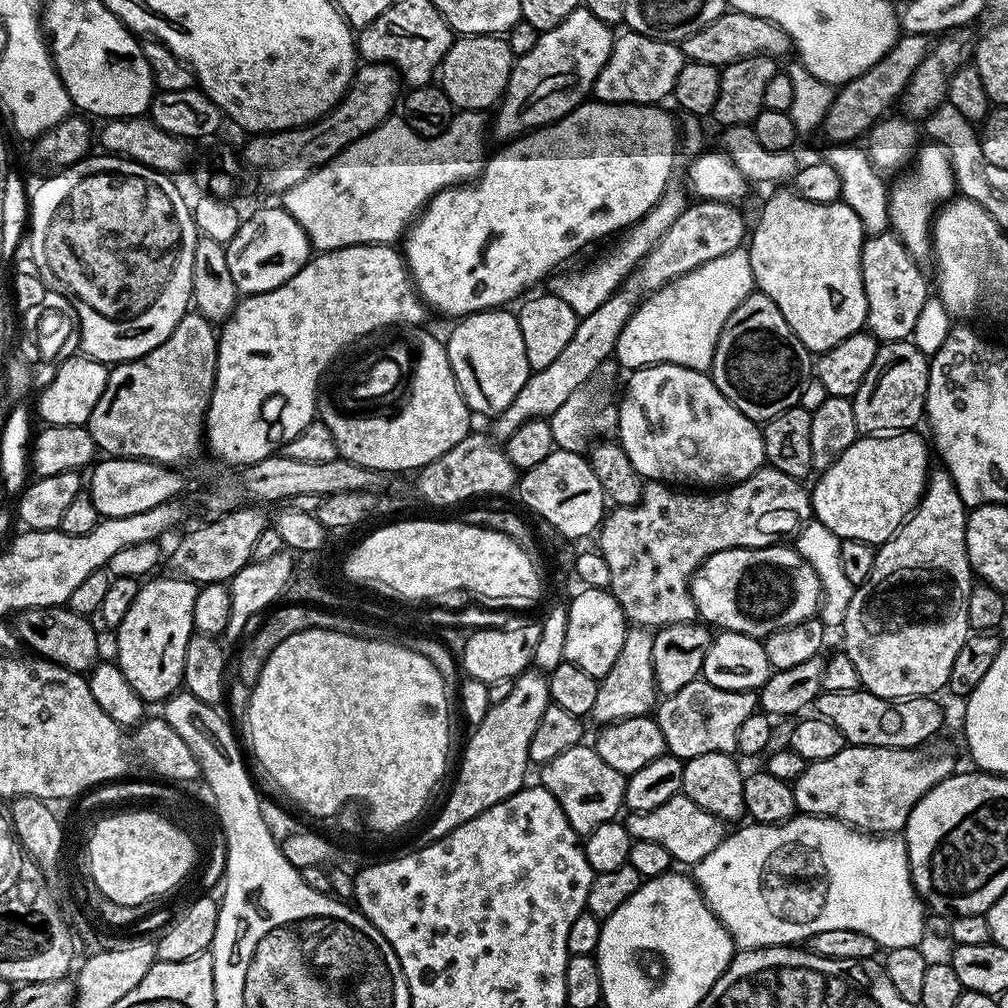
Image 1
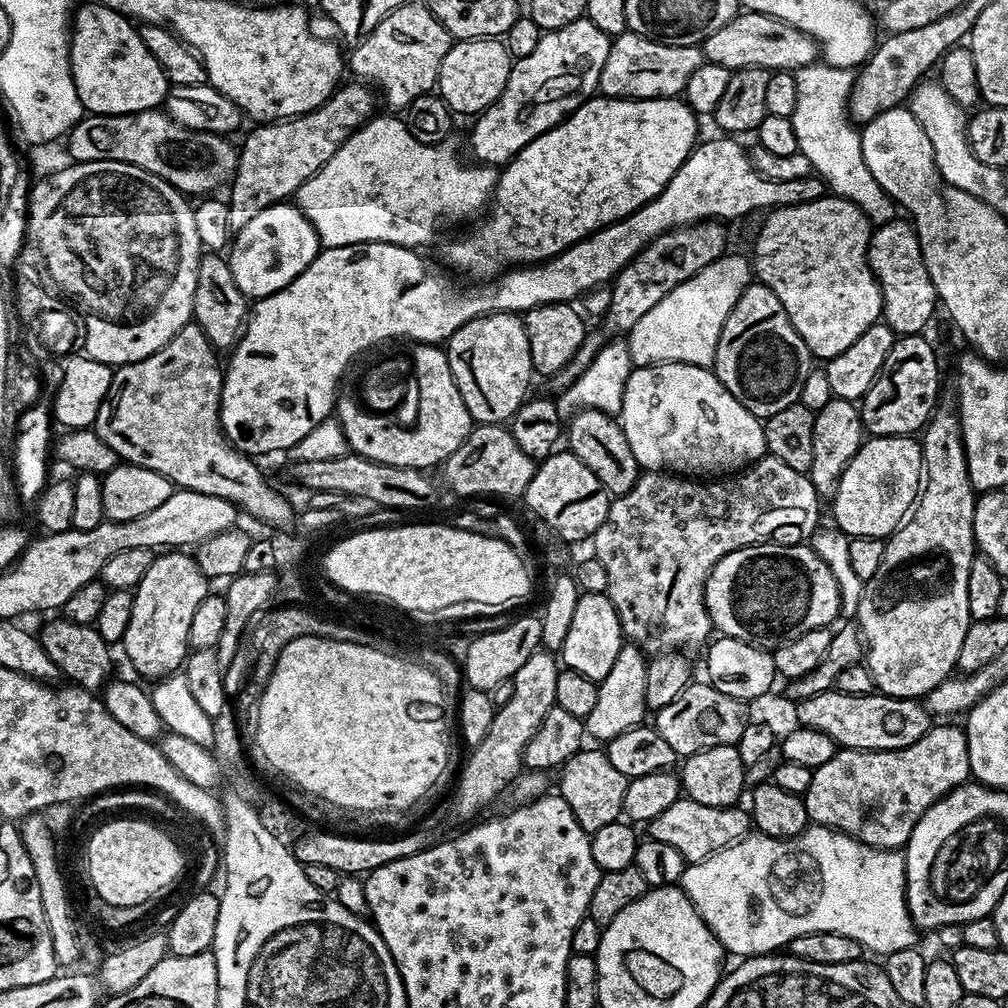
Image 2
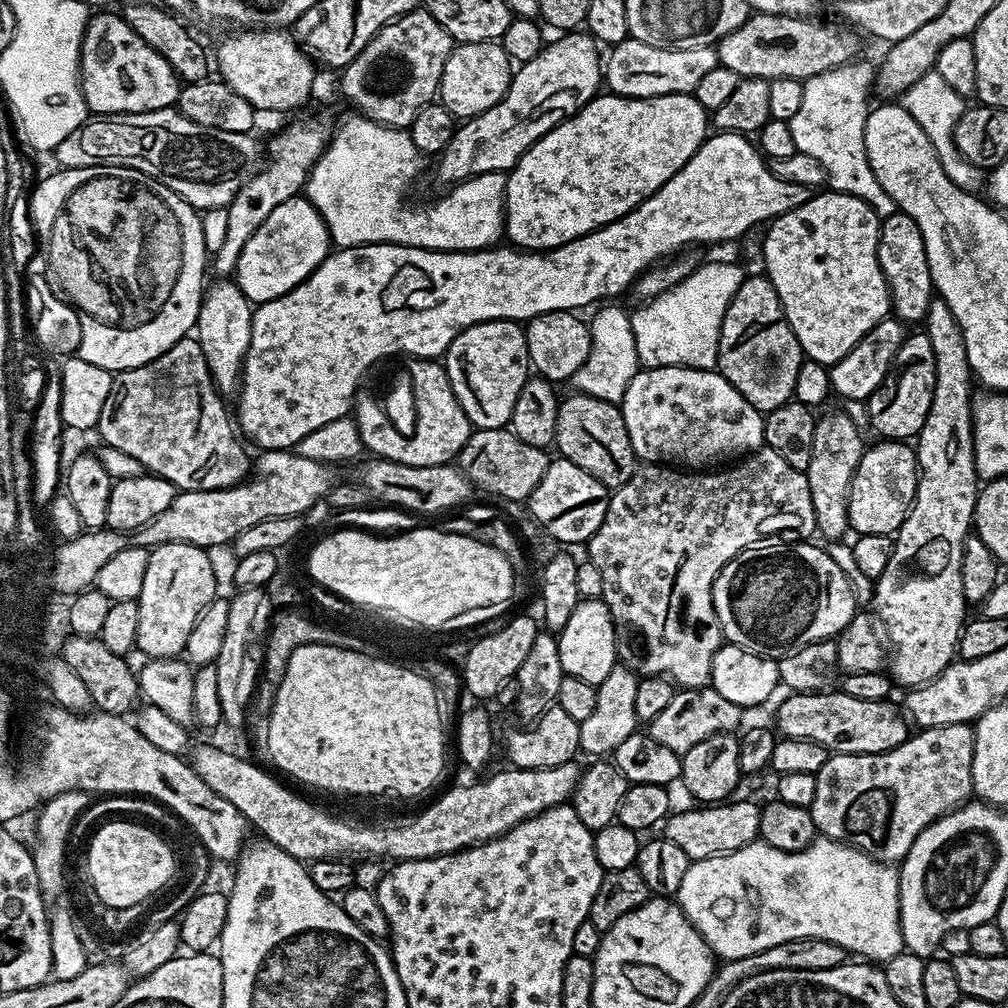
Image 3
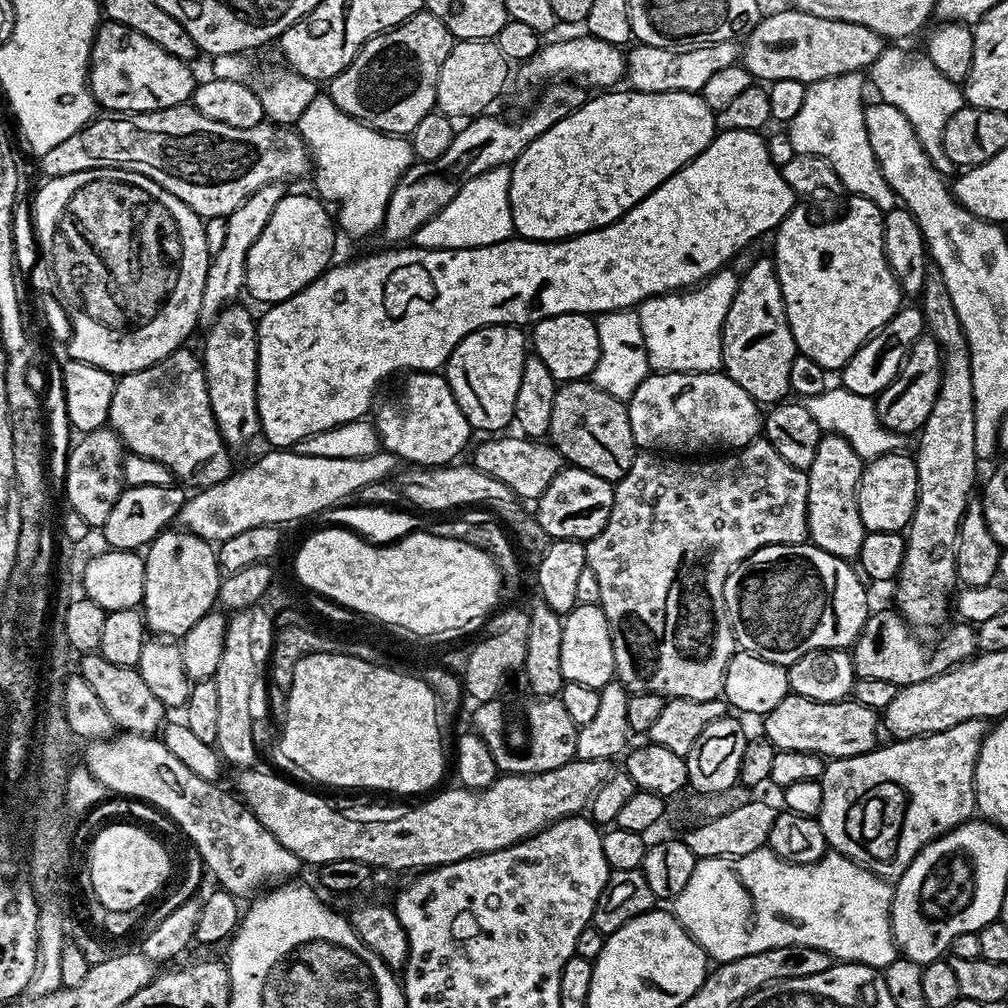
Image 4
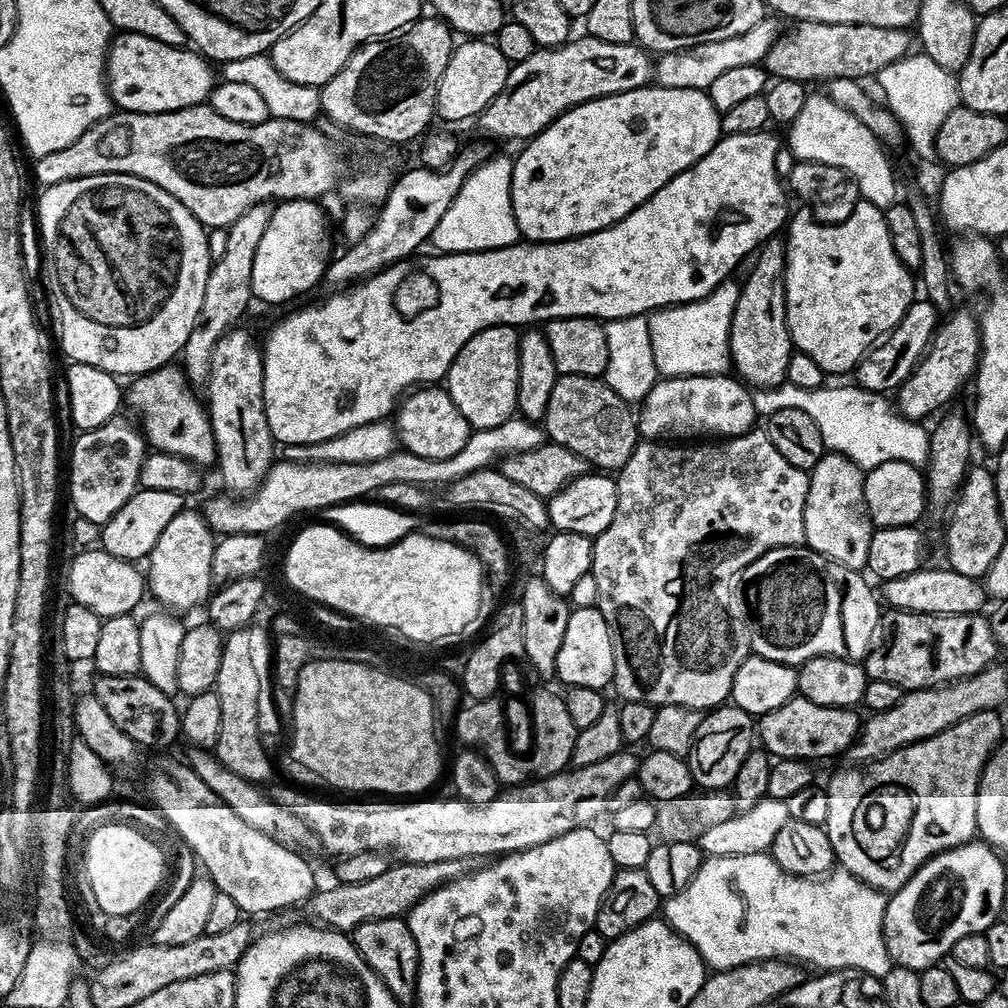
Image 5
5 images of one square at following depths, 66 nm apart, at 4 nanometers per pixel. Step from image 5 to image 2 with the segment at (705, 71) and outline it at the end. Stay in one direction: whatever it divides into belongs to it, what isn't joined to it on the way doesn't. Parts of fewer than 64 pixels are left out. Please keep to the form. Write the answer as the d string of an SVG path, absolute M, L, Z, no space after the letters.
M627 31L612 40L610 50L606 54L606 66L602 66L599 91L605 96L622 100L654 100L658 96L676 98L683 93L686 82L690 82L694 70L698 70L698 66L703 63L705 63L704 53L699 47L666 46L647 40L637 32Z

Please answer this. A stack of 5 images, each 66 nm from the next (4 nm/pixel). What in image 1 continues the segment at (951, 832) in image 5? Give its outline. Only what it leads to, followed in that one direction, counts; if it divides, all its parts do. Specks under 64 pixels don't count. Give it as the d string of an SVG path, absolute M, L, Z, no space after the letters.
M845 746L834 758L822 758L805 763L802 774L791 781L797 809L809 816L830 816L849 828L869 834L900 834L908 824L914 806L938 782L953 775L952 760L940 748L875 748L874 746Z

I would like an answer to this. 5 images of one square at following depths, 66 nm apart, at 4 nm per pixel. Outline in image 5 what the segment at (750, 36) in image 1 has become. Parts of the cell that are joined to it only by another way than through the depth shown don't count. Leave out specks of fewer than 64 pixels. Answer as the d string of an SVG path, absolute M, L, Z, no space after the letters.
M799 21L792 29L781 31L762 64L778 80L824 80L838 78L863 81L864 76L875 77L886 66L909 55L914 40L903 28L882 26L858 26L857 24L819 24Z

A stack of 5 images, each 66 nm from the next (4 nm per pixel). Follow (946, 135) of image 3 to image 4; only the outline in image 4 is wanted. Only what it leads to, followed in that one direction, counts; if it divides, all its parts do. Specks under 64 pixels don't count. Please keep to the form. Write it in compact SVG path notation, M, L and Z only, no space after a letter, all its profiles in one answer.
M886 50L880 55L870 69L870 84L876 87L876 92L881 101L885 104L898 106L902 114L914 126L926 154L932 157L933 161L944 160L944 147L942 146L942 134L946 130L946 122L954 114L958 114L960 108L965 107L966 101L961 85L950 82L946 74L938 74L934 66L927 58L920 58L913 64L900 52Z

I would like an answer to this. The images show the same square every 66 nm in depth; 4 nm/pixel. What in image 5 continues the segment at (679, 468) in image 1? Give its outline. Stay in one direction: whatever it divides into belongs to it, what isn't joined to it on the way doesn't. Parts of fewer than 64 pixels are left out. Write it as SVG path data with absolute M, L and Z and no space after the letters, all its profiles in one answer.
M728 374L657 379L639 408L639 435L645 440L657 442L692 442L697 438L741 436L743 432L753 431L755 424L752 423L758 419L752 392L739 379Z

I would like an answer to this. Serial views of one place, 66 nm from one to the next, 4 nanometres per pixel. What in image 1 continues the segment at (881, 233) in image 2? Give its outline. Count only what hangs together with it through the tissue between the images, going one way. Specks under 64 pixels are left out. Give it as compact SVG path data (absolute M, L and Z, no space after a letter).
M889 230L887 232L883 232L882 234L874 234L873 236L868 236L867 239L865 239L864 245L862 246L862 282L864 283L866 298L868 299L868 322L866 328L867 331L871 332L877 340L881 342L887 342L890 340L907 340L913 335L913 332L915 330L915 322L918 321L918 314L921 313L922 308L924 305L926 305L926 302L930 297L930 291L928 291L928 284L930 288L930 280L929 277L928 280L926 277L924 277L924 272L922 269L924 269L922 267L922 264L911 256L910 251L908 251L906 246L904 246L900 241L896 232Z

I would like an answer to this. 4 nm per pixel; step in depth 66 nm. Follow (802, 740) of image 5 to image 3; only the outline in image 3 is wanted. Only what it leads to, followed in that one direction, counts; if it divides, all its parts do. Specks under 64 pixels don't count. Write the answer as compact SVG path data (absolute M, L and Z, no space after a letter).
M843 690L797 692L788 694L781 702L776 712L775 727L781 737L813 740L832 754L878 754L902 746L910 735L907 715L892 703L891 699L865 702L862 698L850 698L850 694Z

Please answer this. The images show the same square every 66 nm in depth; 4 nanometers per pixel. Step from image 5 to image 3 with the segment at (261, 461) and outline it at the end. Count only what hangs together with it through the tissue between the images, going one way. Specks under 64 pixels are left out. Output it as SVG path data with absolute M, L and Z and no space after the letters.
M216 278L205 287L204 300L198 310L194 335L206 354L206 366L210 366L212 380L222 394L235 393L242 384L244 359L252 337L252 313L254 304L248 300L232 278Z

